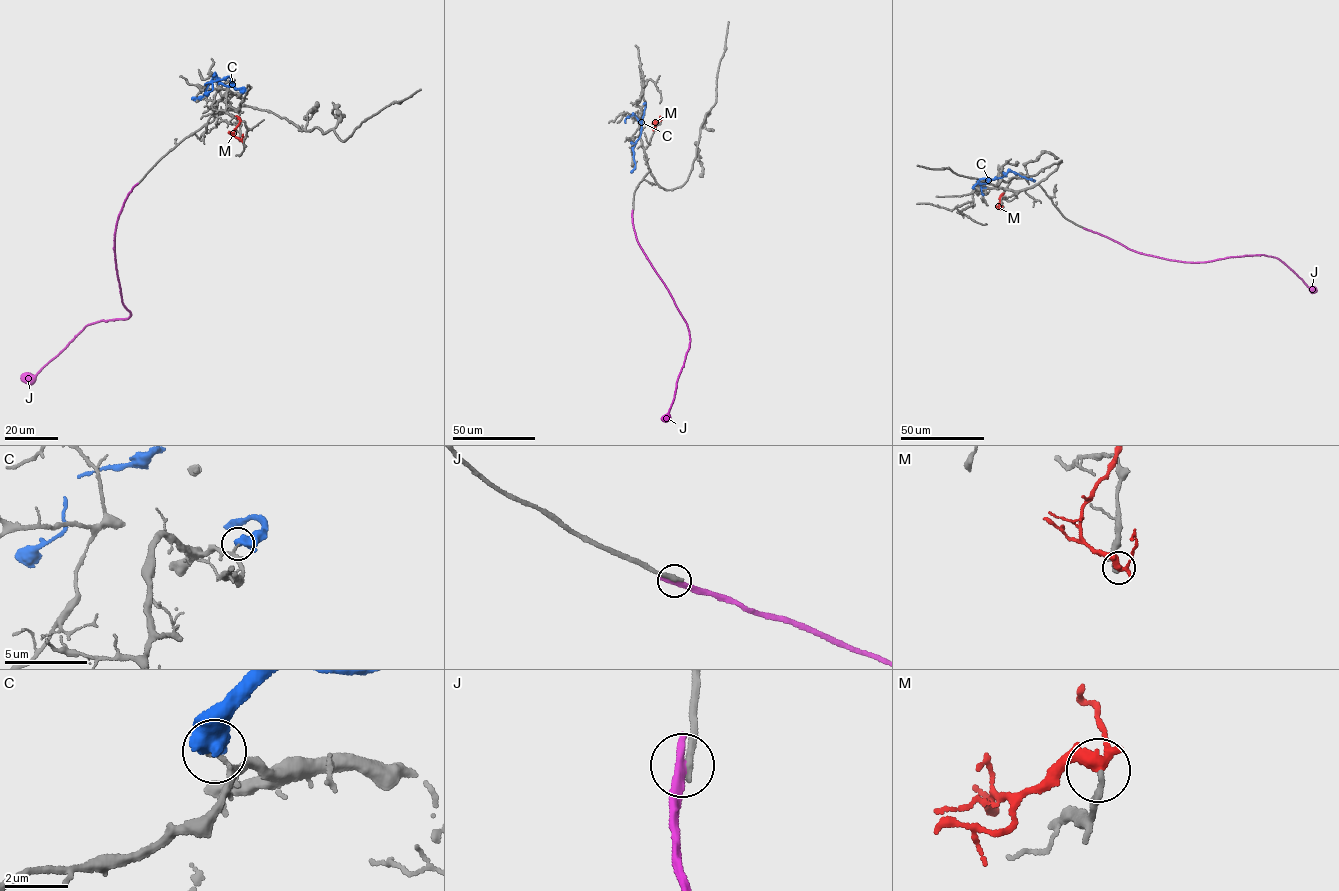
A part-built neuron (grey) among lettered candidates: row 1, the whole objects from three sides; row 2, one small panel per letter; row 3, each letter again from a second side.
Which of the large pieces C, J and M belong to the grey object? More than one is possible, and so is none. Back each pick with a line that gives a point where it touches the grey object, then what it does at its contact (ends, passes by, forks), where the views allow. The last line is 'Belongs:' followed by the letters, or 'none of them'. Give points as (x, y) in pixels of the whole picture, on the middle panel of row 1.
Belongs: none of them

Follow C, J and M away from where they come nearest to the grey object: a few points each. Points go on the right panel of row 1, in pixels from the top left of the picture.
C: (973, 188), (1009, 171), (1034, 181)
J: (1085, 228), (1136, 251), (1181, 262), (1262, 254), (1276, 257), (1316, 291)
M: (1000, 208), (1000, 195), (1004, 193)

